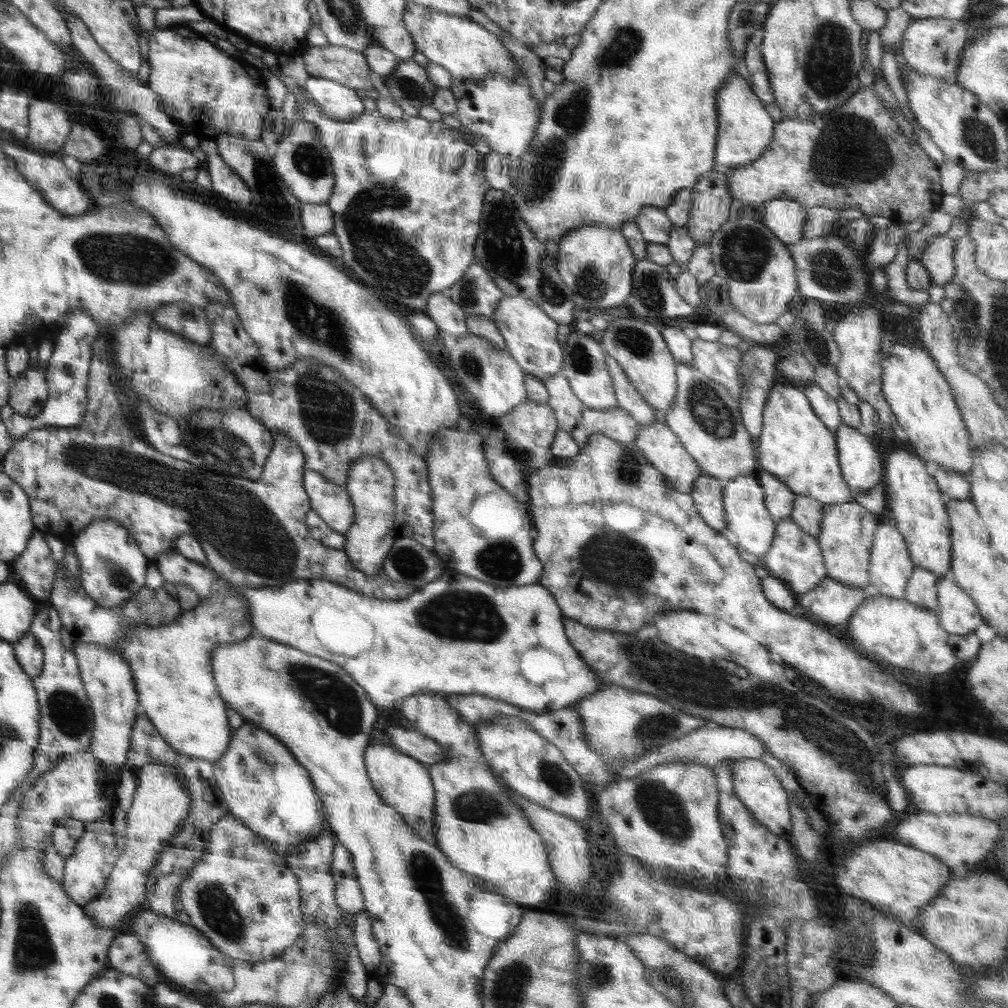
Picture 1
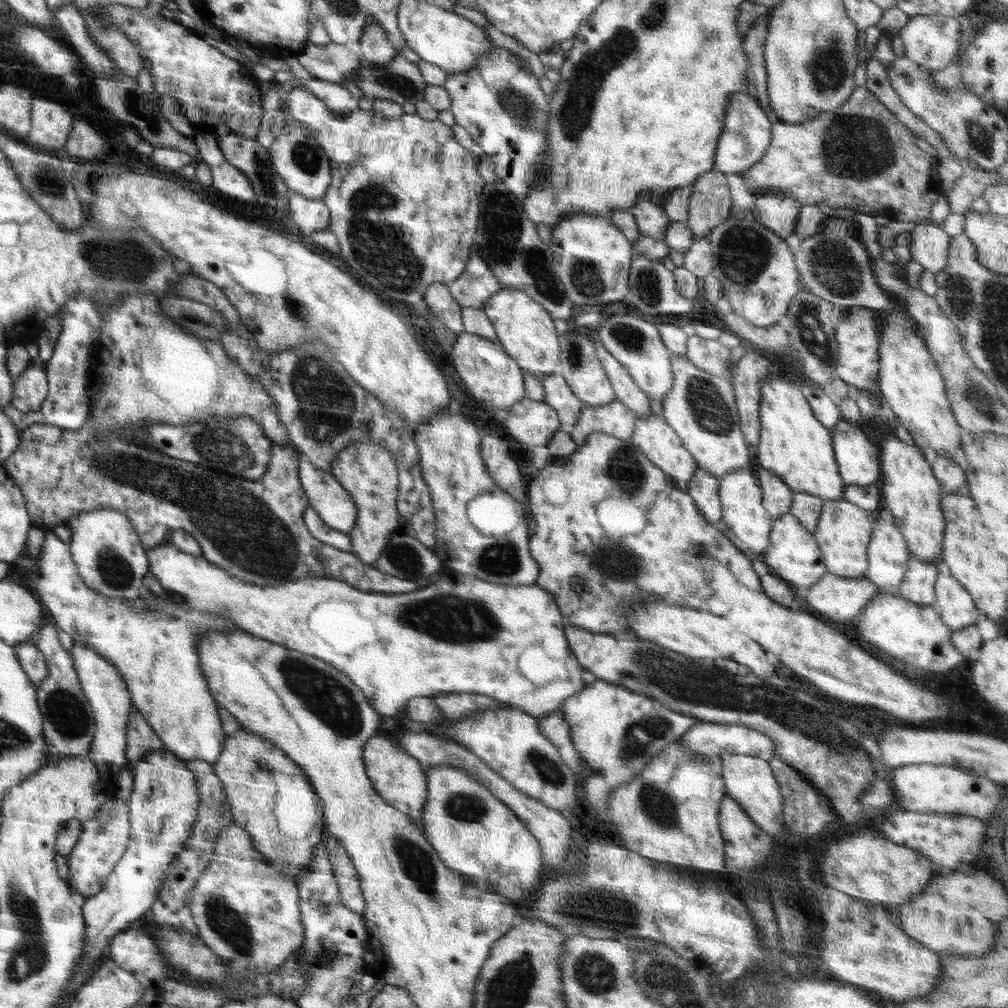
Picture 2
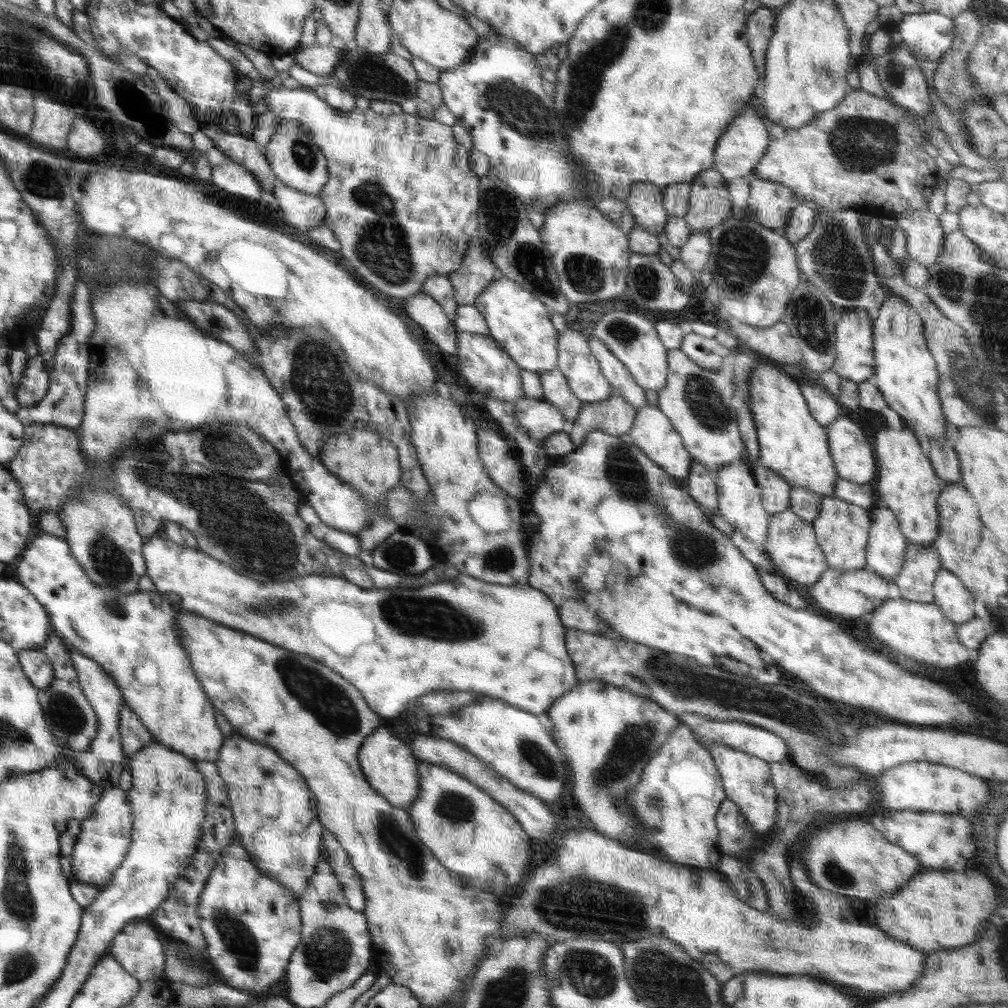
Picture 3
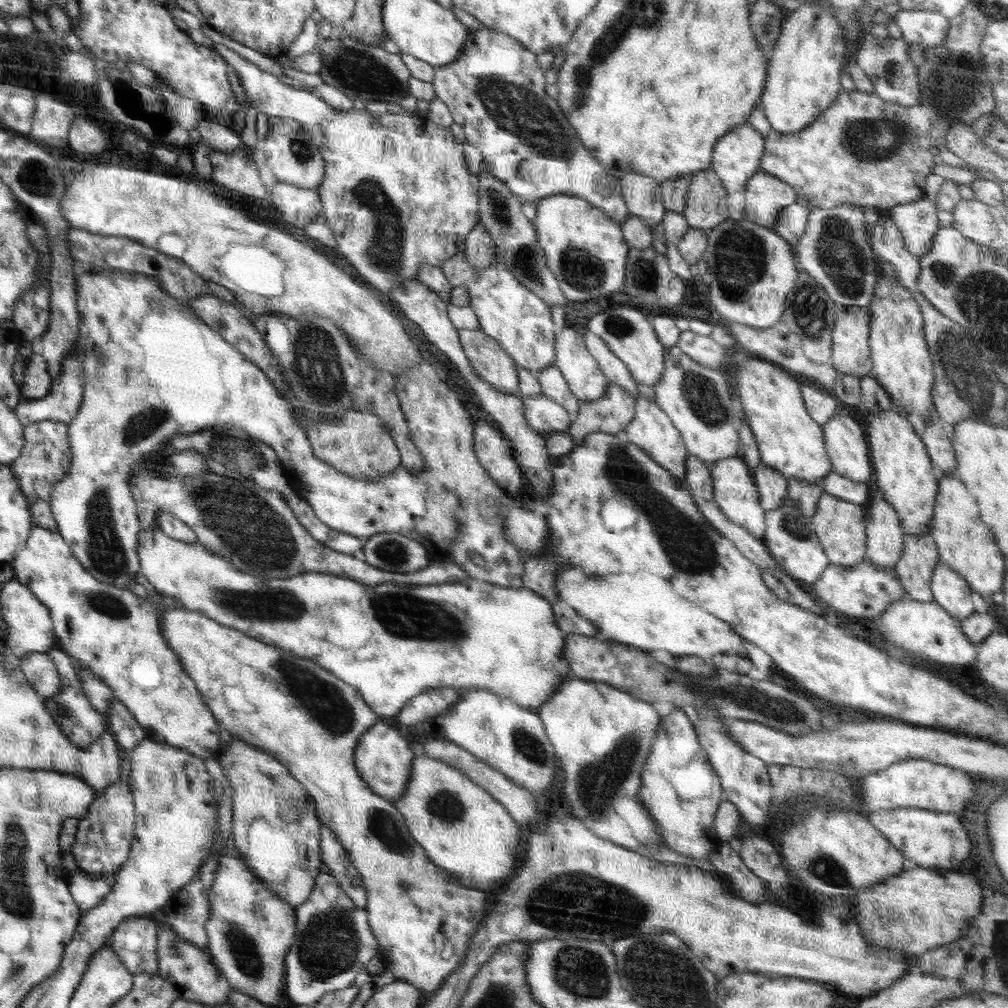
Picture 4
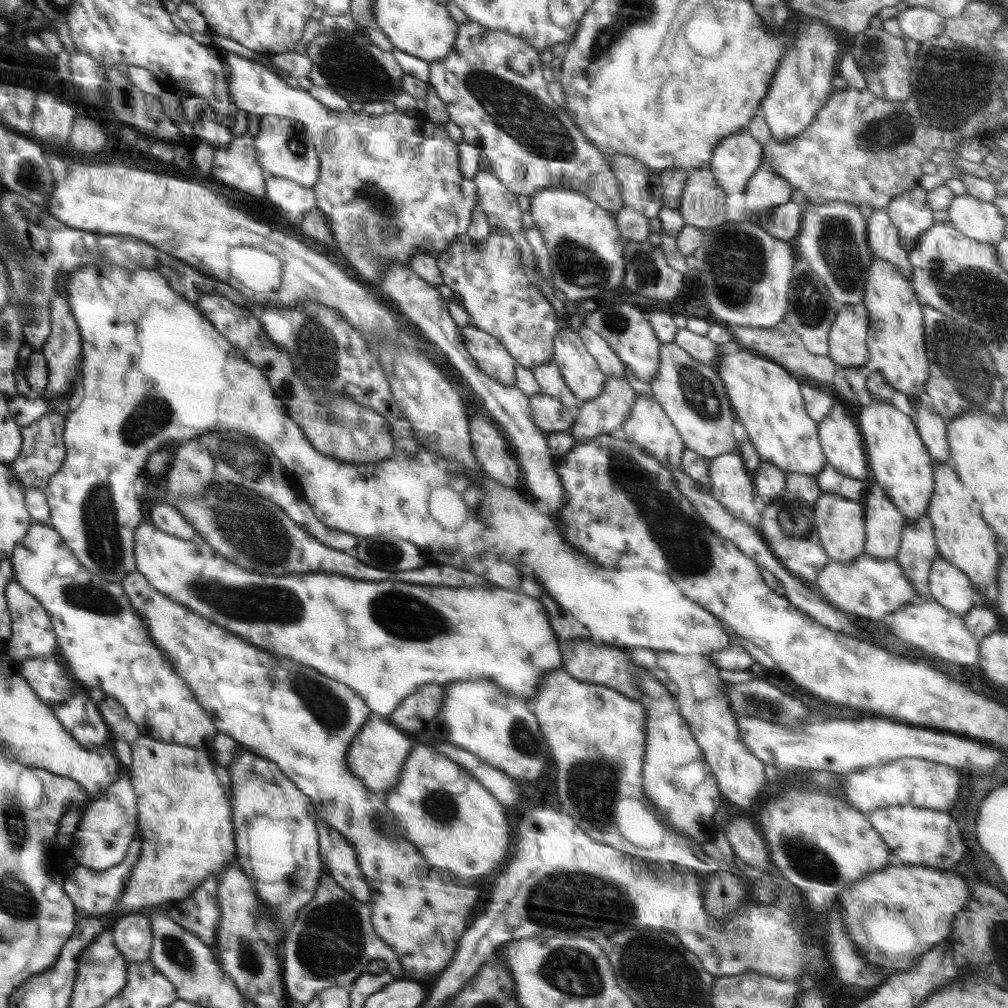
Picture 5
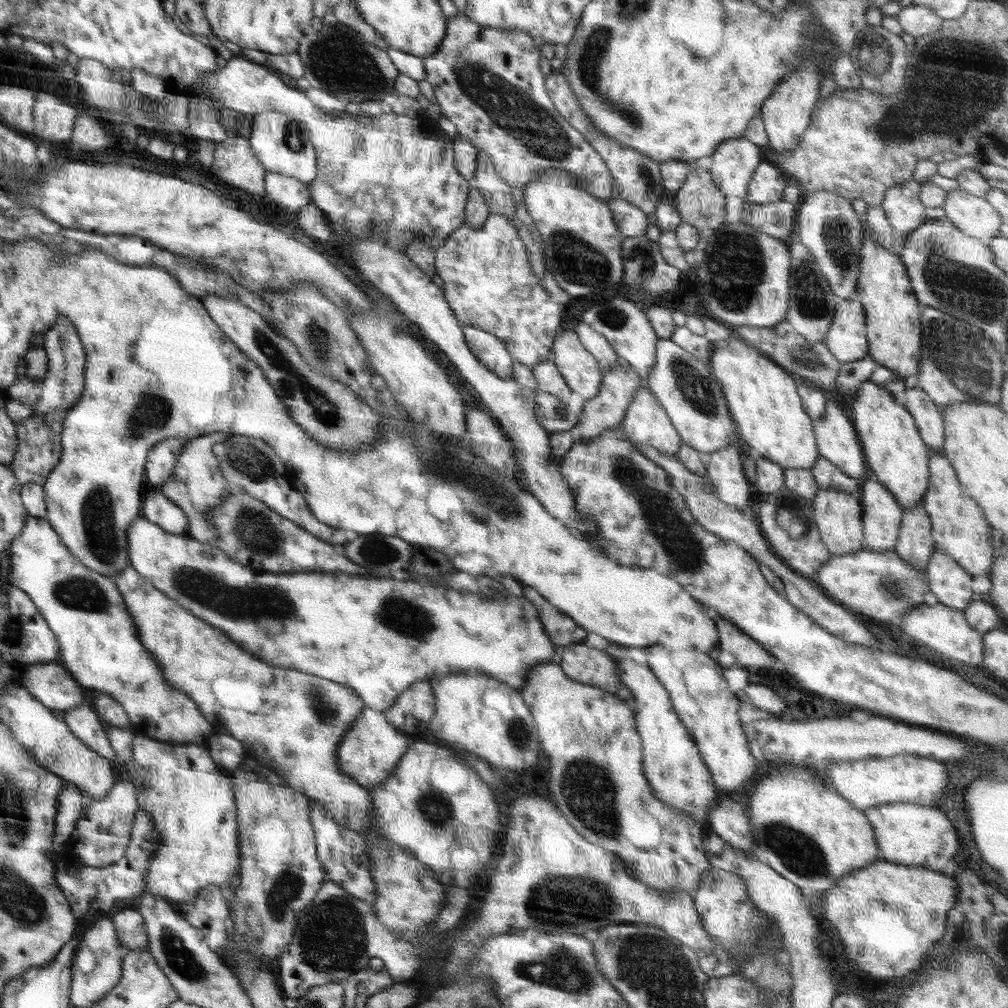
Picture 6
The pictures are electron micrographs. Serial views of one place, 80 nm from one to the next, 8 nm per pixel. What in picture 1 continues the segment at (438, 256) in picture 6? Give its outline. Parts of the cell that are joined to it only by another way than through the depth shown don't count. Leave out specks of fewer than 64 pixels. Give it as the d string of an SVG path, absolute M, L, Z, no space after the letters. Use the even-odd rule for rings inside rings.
M505 295L491 320L505 340L505 350L523 371L543 379L561 370L563 350L558 341L558 322L552 320L535 302L523 296Z

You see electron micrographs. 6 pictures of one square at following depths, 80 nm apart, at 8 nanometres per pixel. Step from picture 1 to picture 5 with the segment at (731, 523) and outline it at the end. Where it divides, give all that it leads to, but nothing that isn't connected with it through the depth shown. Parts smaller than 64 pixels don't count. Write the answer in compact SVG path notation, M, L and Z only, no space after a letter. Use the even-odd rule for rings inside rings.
M738 452L722 454L708 465L712 497L732 516L760 531L761 513L753 505L755 486Z

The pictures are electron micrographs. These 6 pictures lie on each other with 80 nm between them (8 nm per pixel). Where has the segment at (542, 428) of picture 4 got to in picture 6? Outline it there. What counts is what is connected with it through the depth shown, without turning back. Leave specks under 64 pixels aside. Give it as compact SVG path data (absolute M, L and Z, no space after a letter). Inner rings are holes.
M537 391L535 396L534 412L536 422L550 433L570 431L578 424L578 418L566 401L557 396Z

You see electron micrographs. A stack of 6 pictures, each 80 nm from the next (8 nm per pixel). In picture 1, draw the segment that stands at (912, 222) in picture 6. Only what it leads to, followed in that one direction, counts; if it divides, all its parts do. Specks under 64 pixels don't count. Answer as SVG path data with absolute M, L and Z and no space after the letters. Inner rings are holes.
M948 235L930 237L922 249L918 260L928 269L932 282L937 285L943 286L954 276L953 251L954 241Z

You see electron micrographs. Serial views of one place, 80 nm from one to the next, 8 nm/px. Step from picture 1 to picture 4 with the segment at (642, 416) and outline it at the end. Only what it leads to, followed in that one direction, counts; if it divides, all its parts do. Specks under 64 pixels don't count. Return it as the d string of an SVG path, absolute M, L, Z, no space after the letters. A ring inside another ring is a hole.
M590 331L583 337L588 352L595 358L597 365L609 382L621 386L635 400L640 397L641 394L636 387L637 382L630 374L628 367L608 348L606 342Z

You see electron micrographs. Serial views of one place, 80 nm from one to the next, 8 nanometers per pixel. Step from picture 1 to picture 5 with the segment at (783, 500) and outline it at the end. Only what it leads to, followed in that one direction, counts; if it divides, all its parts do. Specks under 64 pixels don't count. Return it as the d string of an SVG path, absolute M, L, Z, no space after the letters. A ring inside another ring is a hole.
M761 461L752 476L753 485L755 486L754 495L760 496L766 506L770 506L777 496L786 489L785 470L779 469L768 462Z

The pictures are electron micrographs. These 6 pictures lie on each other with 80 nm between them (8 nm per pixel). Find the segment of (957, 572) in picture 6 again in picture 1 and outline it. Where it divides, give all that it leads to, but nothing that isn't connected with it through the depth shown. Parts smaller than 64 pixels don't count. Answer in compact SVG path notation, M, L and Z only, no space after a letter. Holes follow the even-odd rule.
M952 573L937 579L938 606L936 613L940 626L950 635L974 633L984 620L970 595L956 584Z

